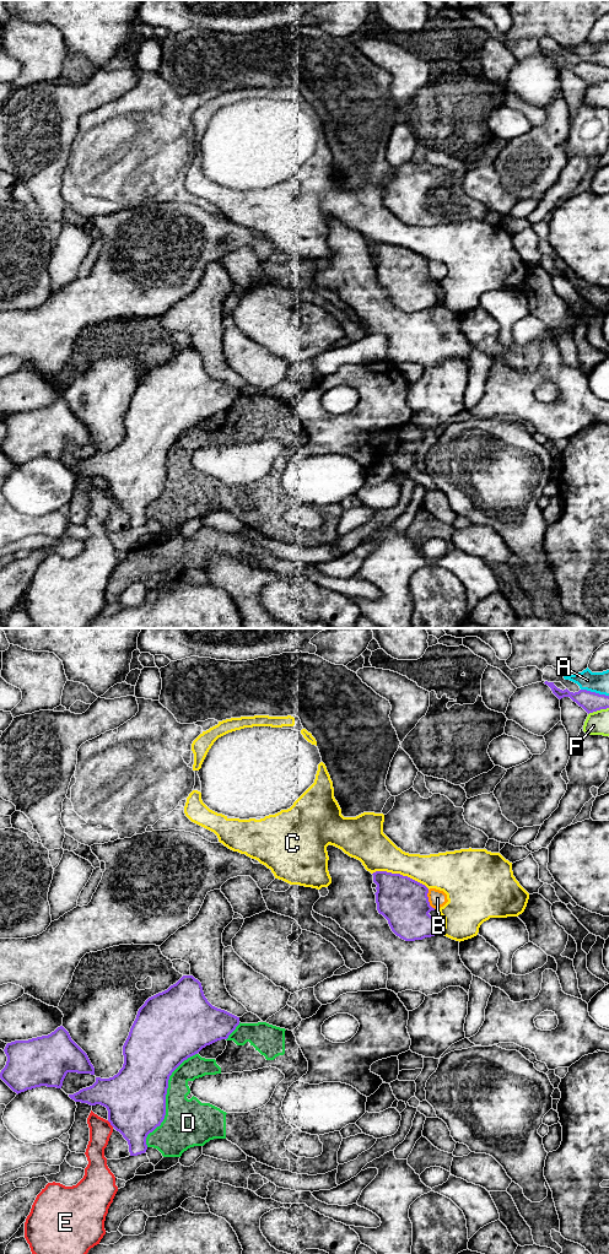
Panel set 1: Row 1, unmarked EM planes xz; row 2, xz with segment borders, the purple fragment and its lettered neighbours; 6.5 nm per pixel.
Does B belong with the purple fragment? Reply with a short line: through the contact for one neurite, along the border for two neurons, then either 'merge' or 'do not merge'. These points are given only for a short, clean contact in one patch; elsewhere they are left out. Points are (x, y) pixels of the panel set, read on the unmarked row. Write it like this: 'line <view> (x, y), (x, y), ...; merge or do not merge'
do not merge

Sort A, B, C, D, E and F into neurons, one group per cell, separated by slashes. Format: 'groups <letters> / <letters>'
groups A / B / C / D / E / F

